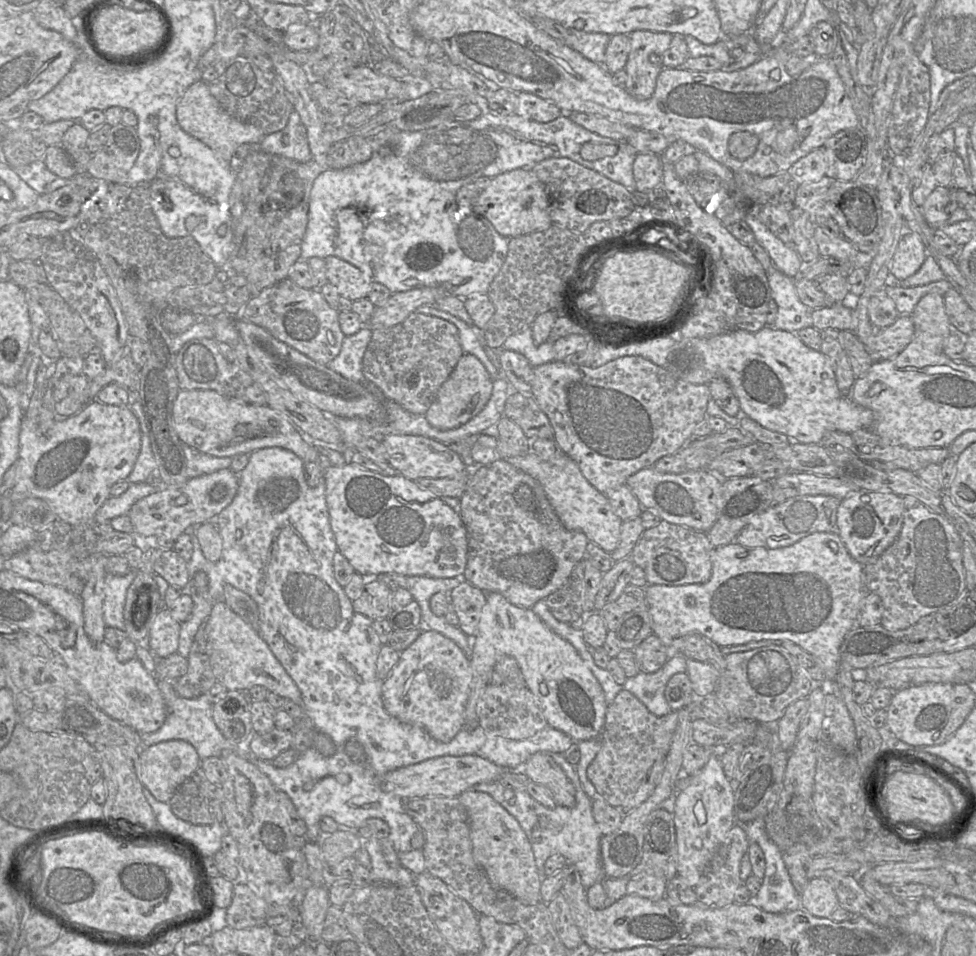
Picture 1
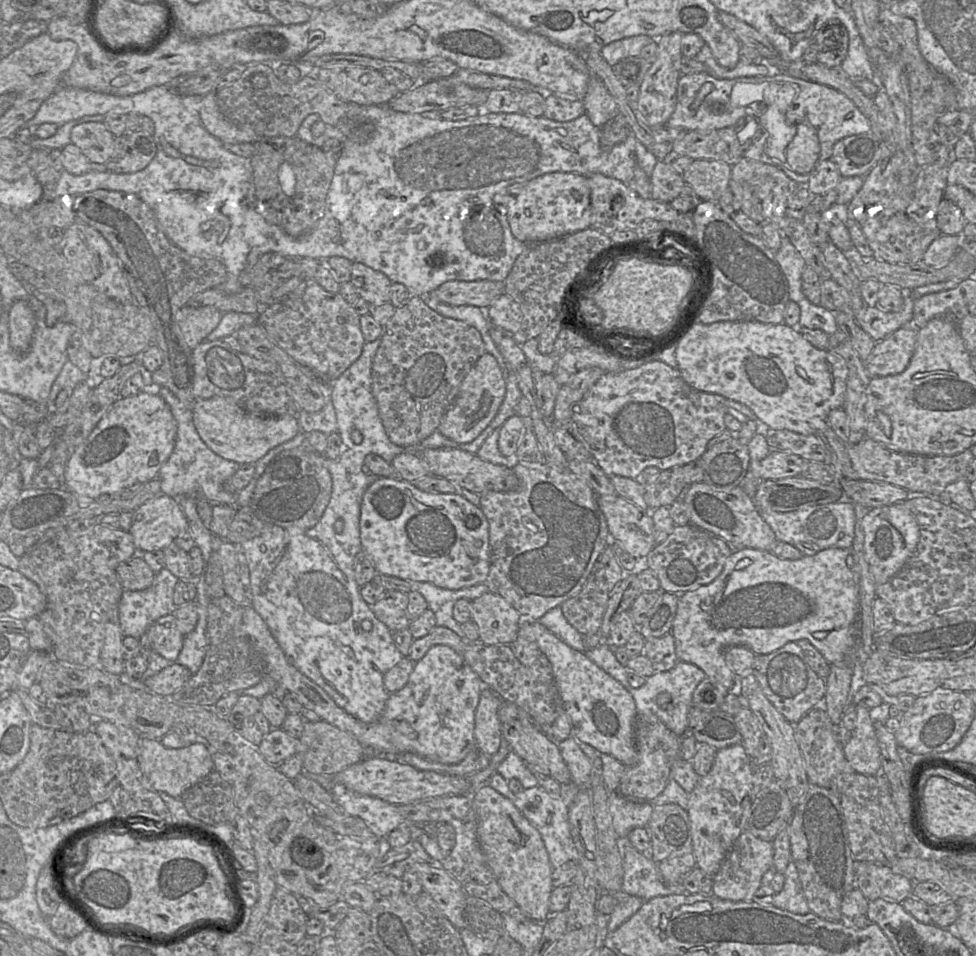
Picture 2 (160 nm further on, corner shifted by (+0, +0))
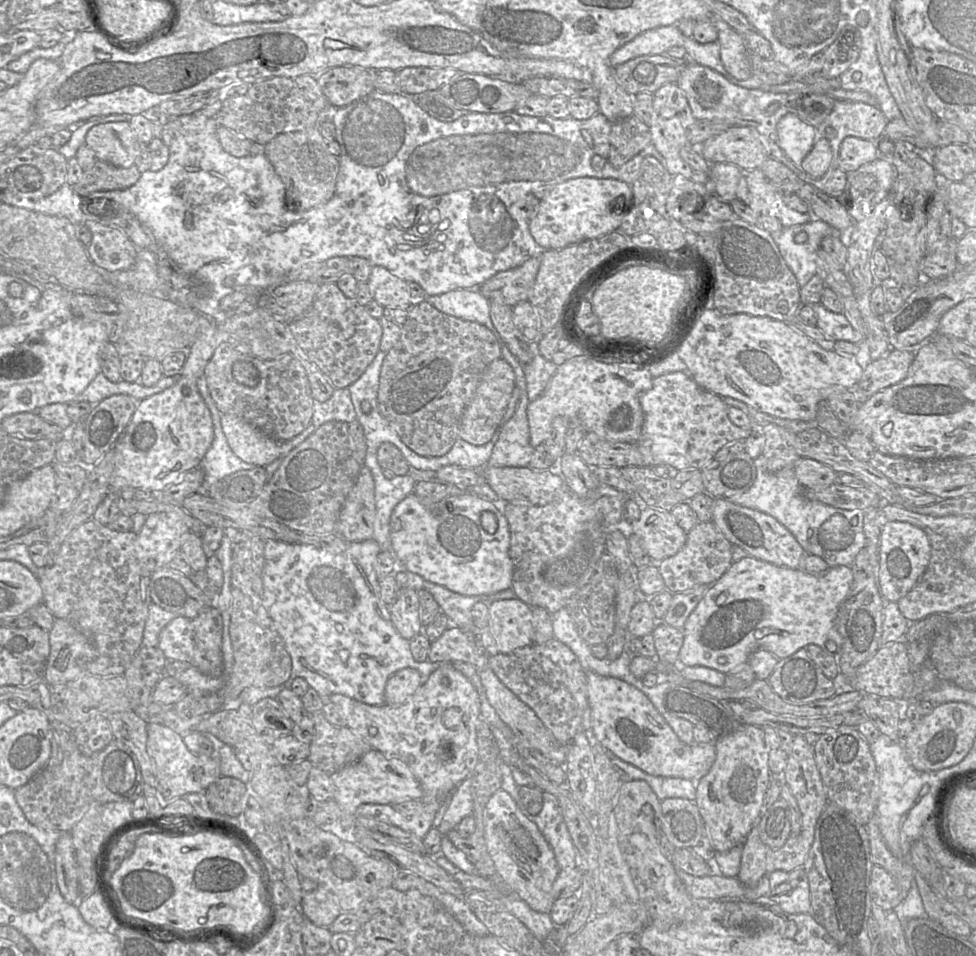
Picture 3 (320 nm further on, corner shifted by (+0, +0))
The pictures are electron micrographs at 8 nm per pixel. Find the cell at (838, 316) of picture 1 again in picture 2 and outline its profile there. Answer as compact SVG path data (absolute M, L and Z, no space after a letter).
M914 296L906 297L905 304L899 312L886 312L877 306L865 305L854 317L858 325L878 342L901 327L911 325L913 319Z

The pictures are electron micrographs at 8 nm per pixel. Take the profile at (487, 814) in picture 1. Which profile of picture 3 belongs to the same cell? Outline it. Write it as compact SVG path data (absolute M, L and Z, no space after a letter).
M499 789L493 793L485 805L483 826L485 843L502 883L508 890L513 891L524 900L533 910L550 914L555 901L553 885L561 869L552 848L537 825L522 812L519 805L506 791Z

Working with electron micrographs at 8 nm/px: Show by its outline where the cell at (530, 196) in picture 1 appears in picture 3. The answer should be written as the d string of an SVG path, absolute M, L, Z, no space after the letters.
M578 177L552 187L541 199L536 214L529 220L529 231L544 250L597 238L619 229L633 207L630 184L612 178Z

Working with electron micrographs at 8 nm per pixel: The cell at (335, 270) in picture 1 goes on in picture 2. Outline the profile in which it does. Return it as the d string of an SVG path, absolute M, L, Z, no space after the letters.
M352 262L350 283L370 305L389 302L391 280L364 263Z

